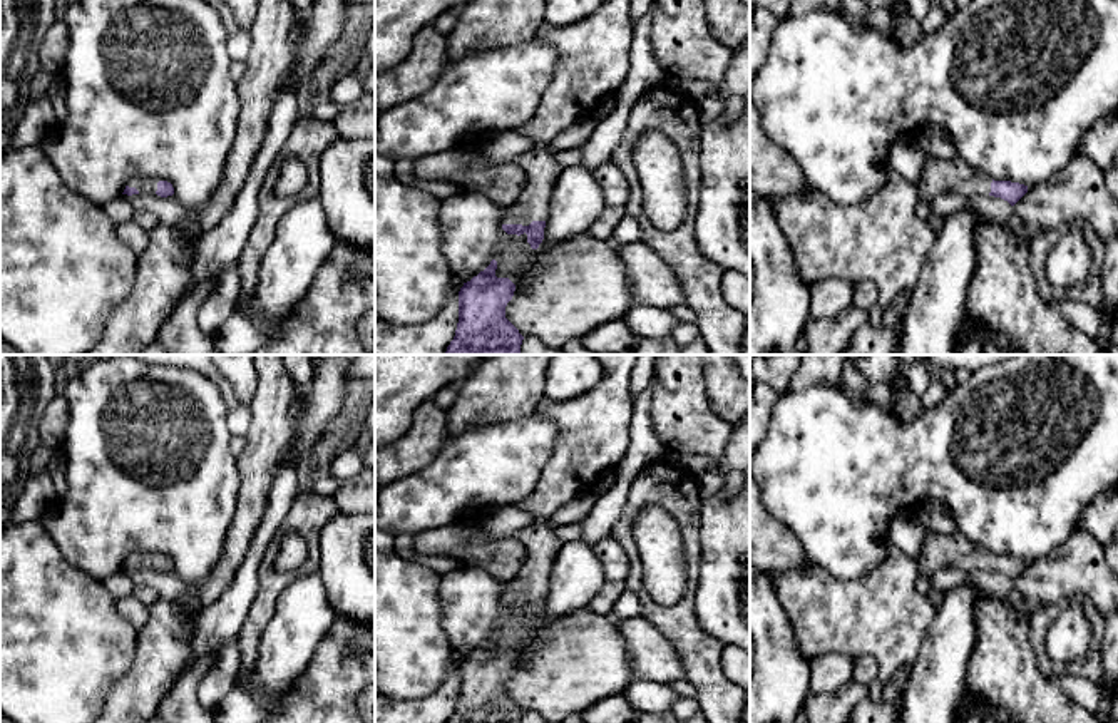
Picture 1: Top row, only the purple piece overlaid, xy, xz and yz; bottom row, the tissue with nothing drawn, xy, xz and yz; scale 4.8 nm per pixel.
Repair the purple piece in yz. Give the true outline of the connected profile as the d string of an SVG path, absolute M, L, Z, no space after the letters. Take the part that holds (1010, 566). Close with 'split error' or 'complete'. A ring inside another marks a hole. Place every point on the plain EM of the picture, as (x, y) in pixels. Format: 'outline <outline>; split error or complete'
outline M957 531L951 534L927 532L917 564L919 574L927 579L939 569L954 567L967 574L974 571L994 571L1014 581L1028 567L1028 561L1011 556L994 556Z; split error

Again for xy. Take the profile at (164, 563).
outline M137 552L132 554L122 569L132 571L132 569L157 569L161 572L167 572L174 569L174 562L171 557L164 554L154 554L154 552Z; split error

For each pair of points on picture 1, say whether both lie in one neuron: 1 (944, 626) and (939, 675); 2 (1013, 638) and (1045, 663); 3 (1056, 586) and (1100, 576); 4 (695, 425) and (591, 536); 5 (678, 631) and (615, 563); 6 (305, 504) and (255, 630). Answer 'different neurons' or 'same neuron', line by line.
1: same neuron
2: different neurons
3: same neuron
4: different neurons
5: different neurons
6: same neuron

